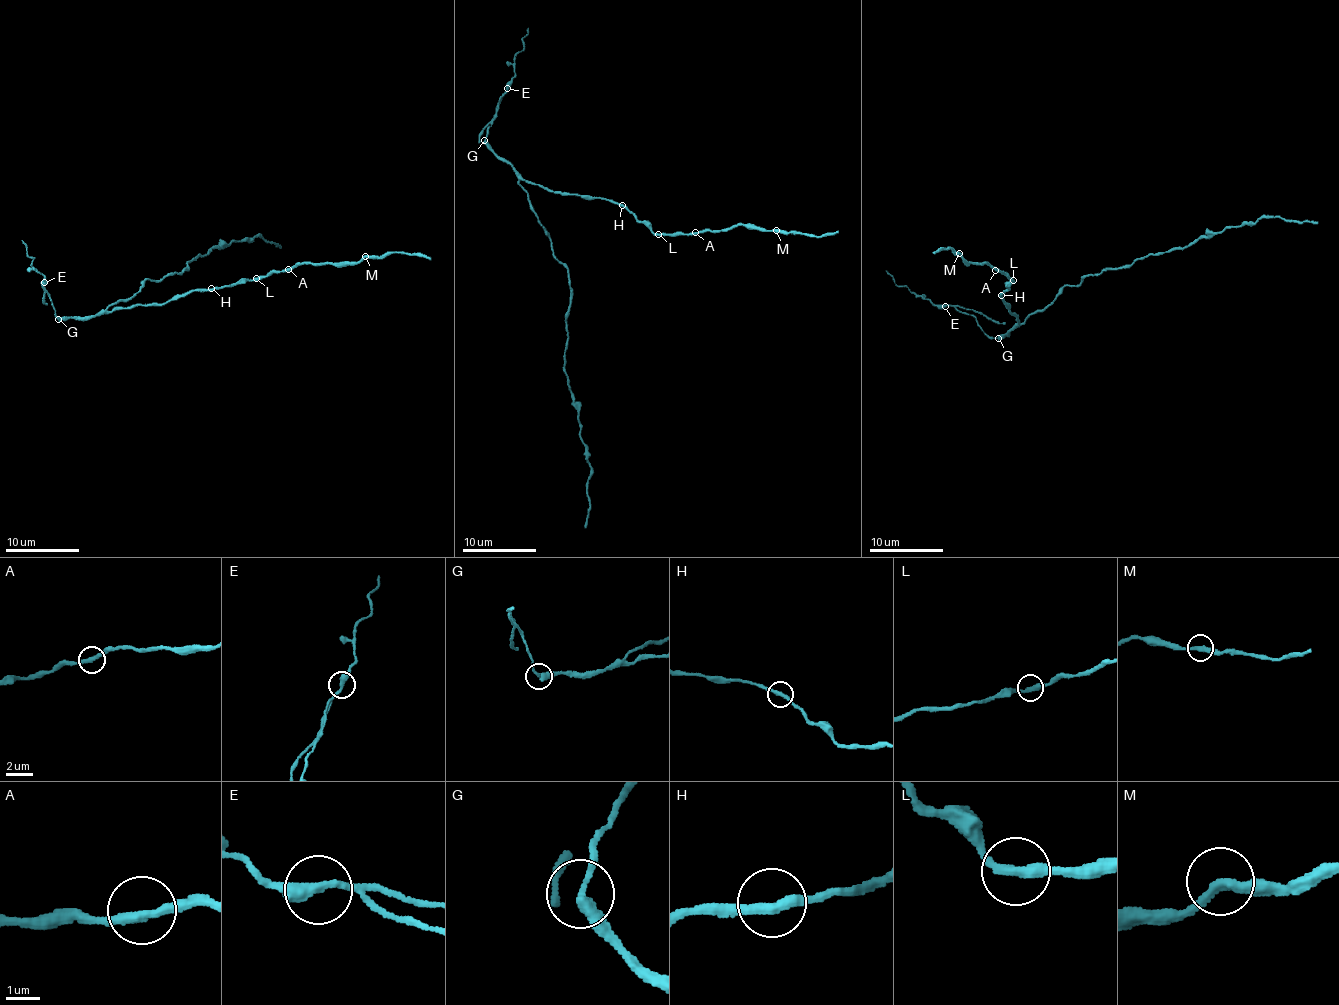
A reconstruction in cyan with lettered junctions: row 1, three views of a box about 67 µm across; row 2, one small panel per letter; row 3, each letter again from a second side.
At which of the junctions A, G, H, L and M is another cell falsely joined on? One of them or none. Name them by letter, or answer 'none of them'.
G

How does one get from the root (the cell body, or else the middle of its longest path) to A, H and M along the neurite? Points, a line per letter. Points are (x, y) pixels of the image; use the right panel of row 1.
A: (1027, 315), (1019, 325), (1015, 319), (1017, 315), (1008, 313), (1003, 298), (999, 297), (1013, 280), (995, 270)
H: (1027, 315), (1017, 325), (1017, 315), (1008, 313), (1001, 295)
M: (1027, 315), (1017, 325), (1017, 315), (1008, 313), (999, 297), (1013, 280), (987, 263), (962, 261), (959, 253)

